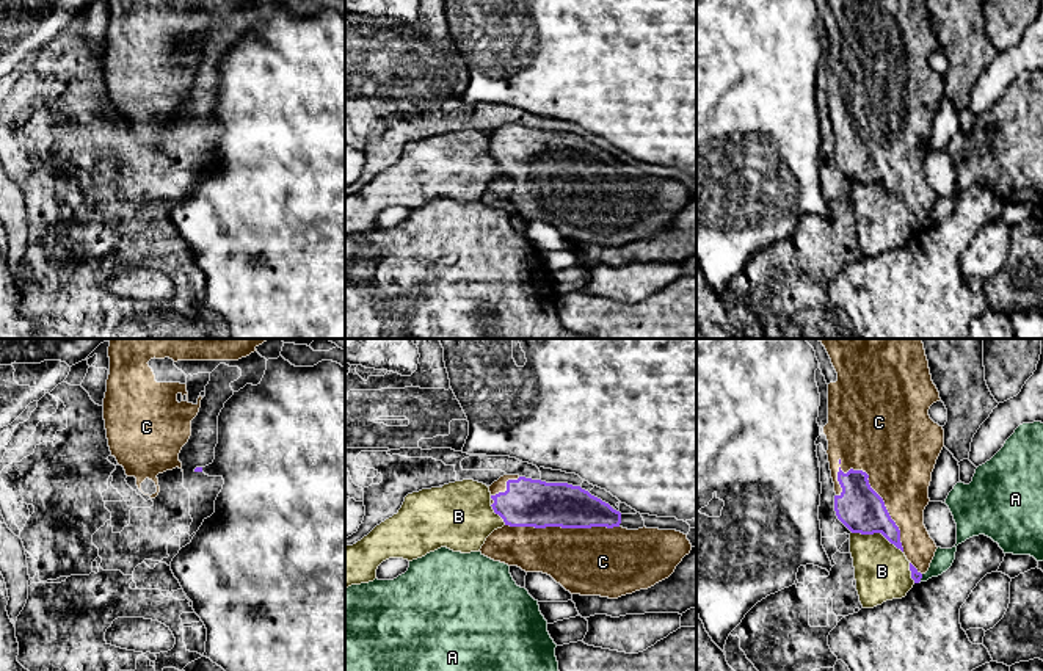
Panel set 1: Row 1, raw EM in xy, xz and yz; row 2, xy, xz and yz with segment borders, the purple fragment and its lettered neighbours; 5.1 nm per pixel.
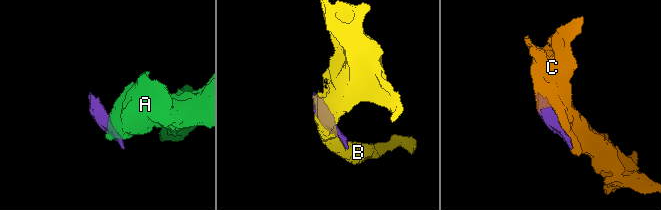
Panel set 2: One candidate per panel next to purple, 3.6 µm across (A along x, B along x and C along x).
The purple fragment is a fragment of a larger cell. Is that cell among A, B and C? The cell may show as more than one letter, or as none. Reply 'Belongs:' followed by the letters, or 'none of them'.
Belongs: C

